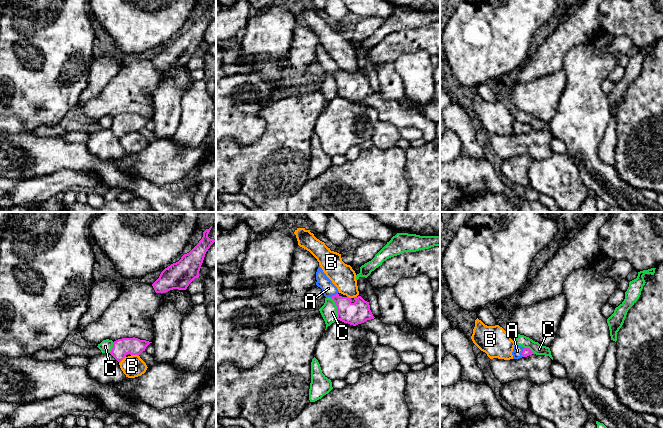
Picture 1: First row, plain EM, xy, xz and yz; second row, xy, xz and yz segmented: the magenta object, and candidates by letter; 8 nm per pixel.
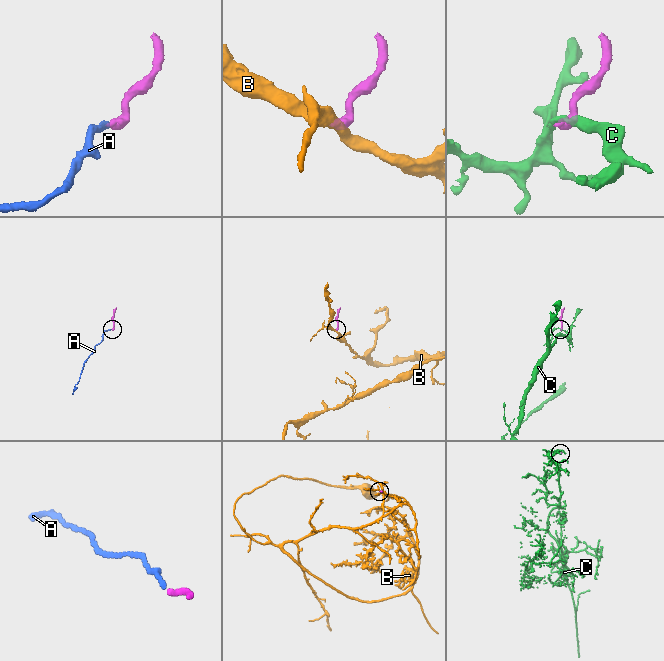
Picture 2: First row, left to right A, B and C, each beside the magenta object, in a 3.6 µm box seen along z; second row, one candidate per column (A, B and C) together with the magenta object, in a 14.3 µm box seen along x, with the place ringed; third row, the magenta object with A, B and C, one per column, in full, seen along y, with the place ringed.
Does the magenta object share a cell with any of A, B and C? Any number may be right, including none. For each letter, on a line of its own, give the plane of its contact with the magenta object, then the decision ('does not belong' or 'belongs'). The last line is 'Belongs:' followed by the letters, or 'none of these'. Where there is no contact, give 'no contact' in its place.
A: meets magenta in yz; belongs
B: meets magenta in xy; does not belong
C: meets magenta in xz; does not belong
Belongs: A

